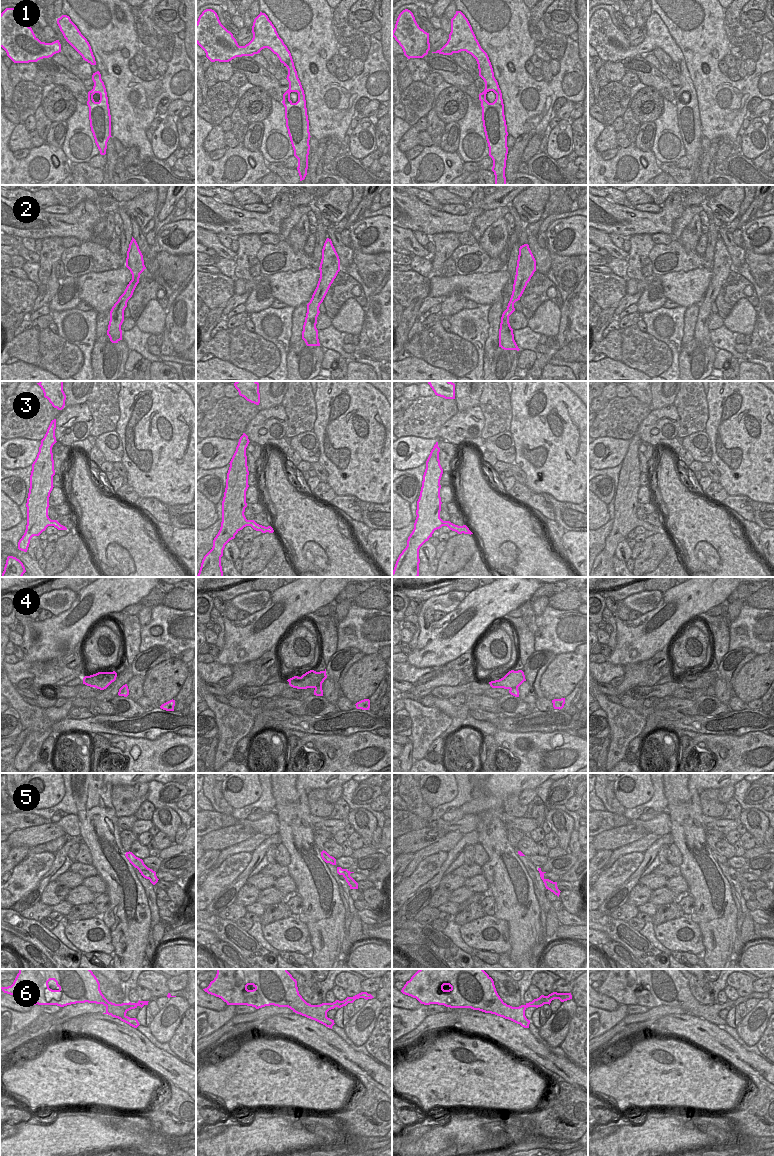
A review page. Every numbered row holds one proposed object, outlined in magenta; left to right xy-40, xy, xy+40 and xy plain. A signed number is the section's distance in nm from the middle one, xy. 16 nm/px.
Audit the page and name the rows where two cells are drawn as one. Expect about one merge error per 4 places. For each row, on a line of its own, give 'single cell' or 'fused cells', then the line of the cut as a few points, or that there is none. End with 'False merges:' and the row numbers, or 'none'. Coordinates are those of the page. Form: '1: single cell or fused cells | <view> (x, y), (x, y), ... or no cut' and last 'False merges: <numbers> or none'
1: single cell | no cut
2: single cell | no cut
3: single cell | no cut
4: fused cells | xy+40 (517, 687), (510, 689)
5: single cell | no cut
6: single cell | no cut
False merges: 4

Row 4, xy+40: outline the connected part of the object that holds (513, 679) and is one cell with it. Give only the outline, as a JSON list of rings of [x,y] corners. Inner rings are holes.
[[[522,670],[509,671],[503,678],[489,682],[492,688],[512,689],[518,688],[524,681],[525,675]]]

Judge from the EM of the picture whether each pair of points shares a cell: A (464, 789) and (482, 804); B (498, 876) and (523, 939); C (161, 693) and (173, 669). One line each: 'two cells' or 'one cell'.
A: two cells
B: one cell
C: one cell

